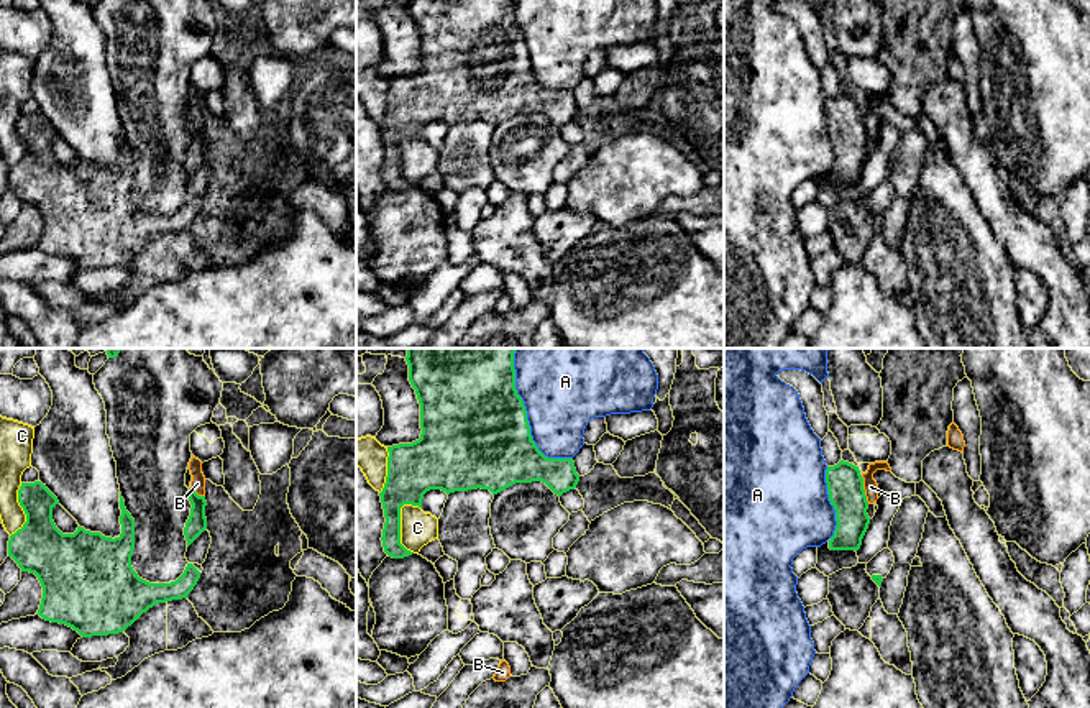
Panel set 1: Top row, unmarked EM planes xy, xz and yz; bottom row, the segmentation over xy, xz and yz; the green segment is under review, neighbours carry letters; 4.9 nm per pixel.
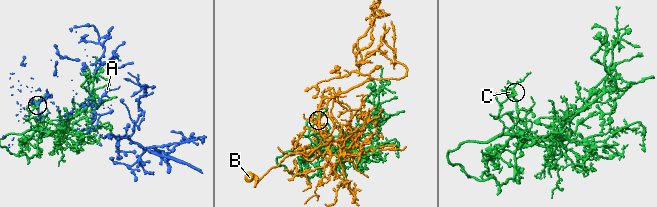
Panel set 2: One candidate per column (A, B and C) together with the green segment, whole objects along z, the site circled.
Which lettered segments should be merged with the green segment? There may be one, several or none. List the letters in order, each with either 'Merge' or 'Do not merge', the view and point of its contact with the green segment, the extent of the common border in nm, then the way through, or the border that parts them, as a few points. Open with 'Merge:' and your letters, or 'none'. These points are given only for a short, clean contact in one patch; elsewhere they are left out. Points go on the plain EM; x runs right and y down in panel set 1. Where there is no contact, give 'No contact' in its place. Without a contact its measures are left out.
Merge: none
A: Do not merge. Touches green at xz (529, 58). Shared border 550 nm
B: Do not merge. Touches green at yz (864, 122). Shared border 150 nm
C: Do not merge. Touches green at xz (399, 161). Shared border 260 nm

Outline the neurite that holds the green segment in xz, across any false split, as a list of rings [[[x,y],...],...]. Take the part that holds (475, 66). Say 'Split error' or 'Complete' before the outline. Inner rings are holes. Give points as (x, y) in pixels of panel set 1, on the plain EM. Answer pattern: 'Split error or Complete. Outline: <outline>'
Complete. Outline: [[[409,0],[409,13],[420,36],[422,66],[412,76],[387,79],[387,108],[379,128],[386,149],[381,172],[389,189],[414,186],[401,176],[401,140],[422,140],[430,122],[450,126],[481,120],[497,126],[515,115],[542,113],[561,128],[576,120],[573,90],[548,90],[532,72],[514,0]]]

